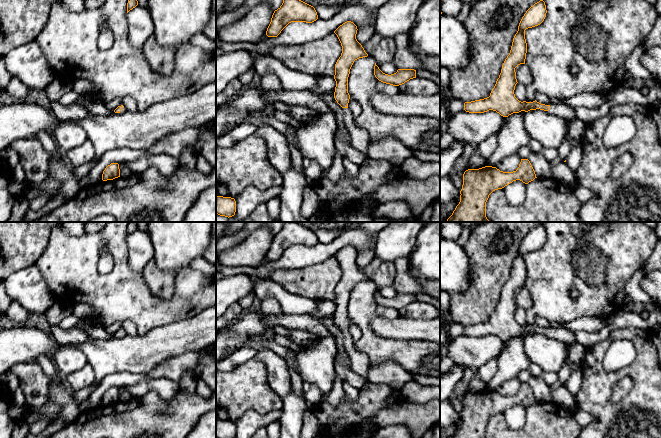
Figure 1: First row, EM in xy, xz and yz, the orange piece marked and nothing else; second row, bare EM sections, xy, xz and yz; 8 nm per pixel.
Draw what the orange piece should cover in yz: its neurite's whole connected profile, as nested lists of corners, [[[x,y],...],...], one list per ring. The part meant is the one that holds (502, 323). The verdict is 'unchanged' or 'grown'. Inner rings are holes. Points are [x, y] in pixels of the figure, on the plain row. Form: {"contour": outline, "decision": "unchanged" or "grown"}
{"contour": [[[543,224],[535,227],[526,235],[519,247],[510,277],[502,289],[501,297],[490,320],[480,324],[465,326],[464,334],[466,336],[484,337],[493,334],[503,341],[508,341],[513,337],[540,333],[561,342],[576,343],[575,332],[566,328],[545,329],[536,324],[533,326],[521,326],[514,318],[515,310],[518,307],[515,292],[520,288],[525,288],[526,283],[527,267],[525,254],[540,249],[544,245],[546,237],[546,229]]], "decision": "grown"}

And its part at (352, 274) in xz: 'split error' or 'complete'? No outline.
split error

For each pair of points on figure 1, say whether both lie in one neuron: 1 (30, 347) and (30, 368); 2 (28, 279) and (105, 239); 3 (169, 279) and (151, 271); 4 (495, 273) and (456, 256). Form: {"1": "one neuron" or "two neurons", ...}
{"1": "two neurons", "2": "two neurons", "3": "one neuron", "4": "two neurons"}

